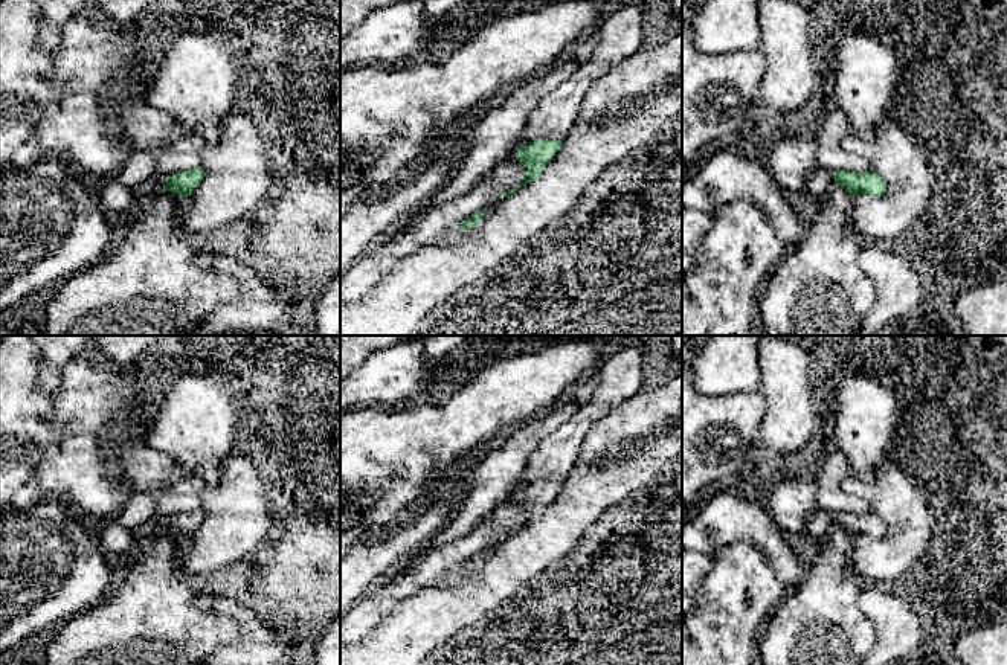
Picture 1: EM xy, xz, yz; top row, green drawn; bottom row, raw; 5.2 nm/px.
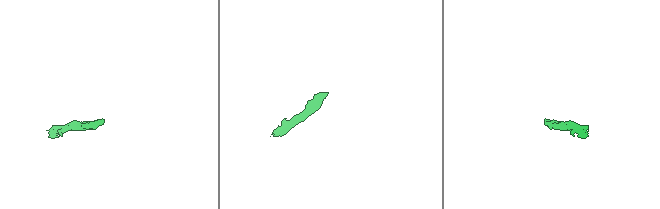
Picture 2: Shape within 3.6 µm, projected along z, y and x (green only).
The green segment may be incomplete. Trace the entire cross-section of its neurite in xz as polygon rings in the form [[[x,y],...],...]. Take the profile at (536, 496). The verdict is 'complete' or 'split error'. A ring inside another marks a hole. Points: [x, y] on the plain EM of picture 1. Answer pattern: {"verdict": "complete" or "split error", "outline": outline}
{"verdict": "split error", "outline": [[[633,345],[633,346],[627,346],[626,349],[619,351],[619,352],[615,352],[613,355],[604,358],[603,365],[600,366],[600,383],[594,387],[594,394],[592,394],[592,398],[587,404],[584,406],[578,406],[577,412],[565,422],[561,424],[555,432],[549,433],[539,445],[537,448],[531,453],[528,462],[526,462],[526,467],[525,467],[525,471],[520,474],[519,477],[519,485],[520,483],[526,483],[528,487],[523,488],[523,490],[517,490],[516,491],[516,499],[517,502],[526,509],[525,512],[525,519],[523,519],[523,523],[516,529],[516,531],[511,531],[508,534],[504,534],[504,535],[497,535],[497,540],[502,540],[502,538],[508,538],[511,537],[514,532],[517,532],[520,528],[526,528],[529,523],[536,522],[537,519],[540,519],[542,512],[545,511],[546,505],[555,497],[555,494],[560,491],[561,488],[561,483],[566,480],[568,474],[571,473],[571,470],[574,468],[574,464],[577,462],[577,458],[580,455],[580,450],[581,450],[581,445],[587,436],[587,433],[590,432],[590,429],[594,427],[594,424],[597,421],[600,421],[601,418],[604,418],[606,415],[609,415],[615,407],[618,407],[619,404],[623,404],[624,401],[627,401],[629,398],[635,397],[636,394],[642,392],[644,390],[644,377],[642,377],[642,348],[639,345]]]}

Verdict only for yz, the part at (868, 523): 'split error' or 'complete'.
split error

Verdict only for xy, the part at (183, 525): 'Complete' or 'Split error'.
Split error

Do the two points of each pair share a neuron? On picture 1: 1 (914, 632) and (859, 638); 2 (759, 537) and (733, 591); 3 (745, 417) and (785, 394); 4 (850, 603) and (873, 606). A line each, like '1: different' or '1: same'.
1: different
2: different
3: different
4: different

